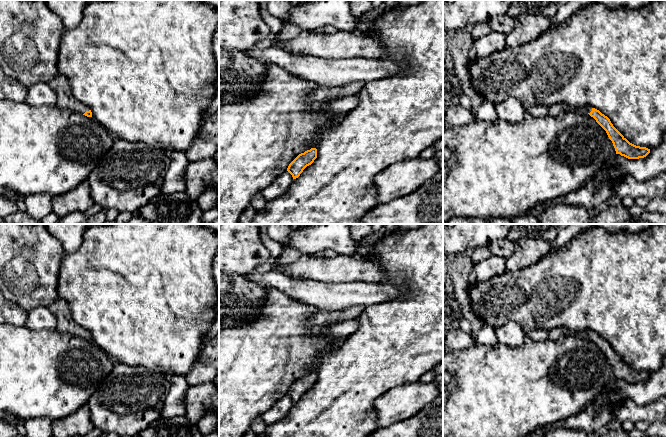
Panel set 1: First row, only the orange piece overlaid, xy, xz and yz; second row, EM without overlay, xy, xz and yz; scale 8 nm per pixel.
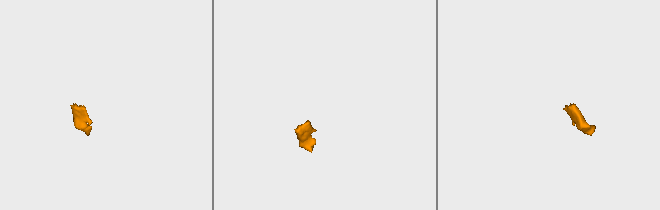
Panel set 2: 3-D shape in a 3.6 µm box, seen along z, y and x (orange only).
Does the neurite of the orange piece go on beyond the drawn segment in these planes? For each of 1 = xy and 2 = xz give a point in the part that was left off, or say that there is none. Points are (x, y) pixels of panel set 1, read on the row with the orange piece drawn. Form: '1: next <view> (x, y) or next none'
1: next xy (65, 99)
2: next none

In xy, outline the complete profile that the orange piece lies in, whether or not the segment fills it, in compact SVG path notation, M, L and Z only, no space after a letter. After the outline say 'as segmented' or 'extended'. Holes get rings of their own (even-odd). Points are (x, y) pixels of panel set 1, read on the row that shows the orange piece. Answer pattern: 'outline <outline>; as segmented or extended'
outline M57 74L48 84L57 94L56 106L92 117L91 110L86 105L79 103L73 96L67 77Z; extended

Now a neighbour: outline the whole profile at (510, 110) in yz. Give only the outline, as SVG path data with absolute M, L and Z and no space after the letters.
M510 97L495 105L498 118L510 123L519 123L523 120L527 111L514 97Z

